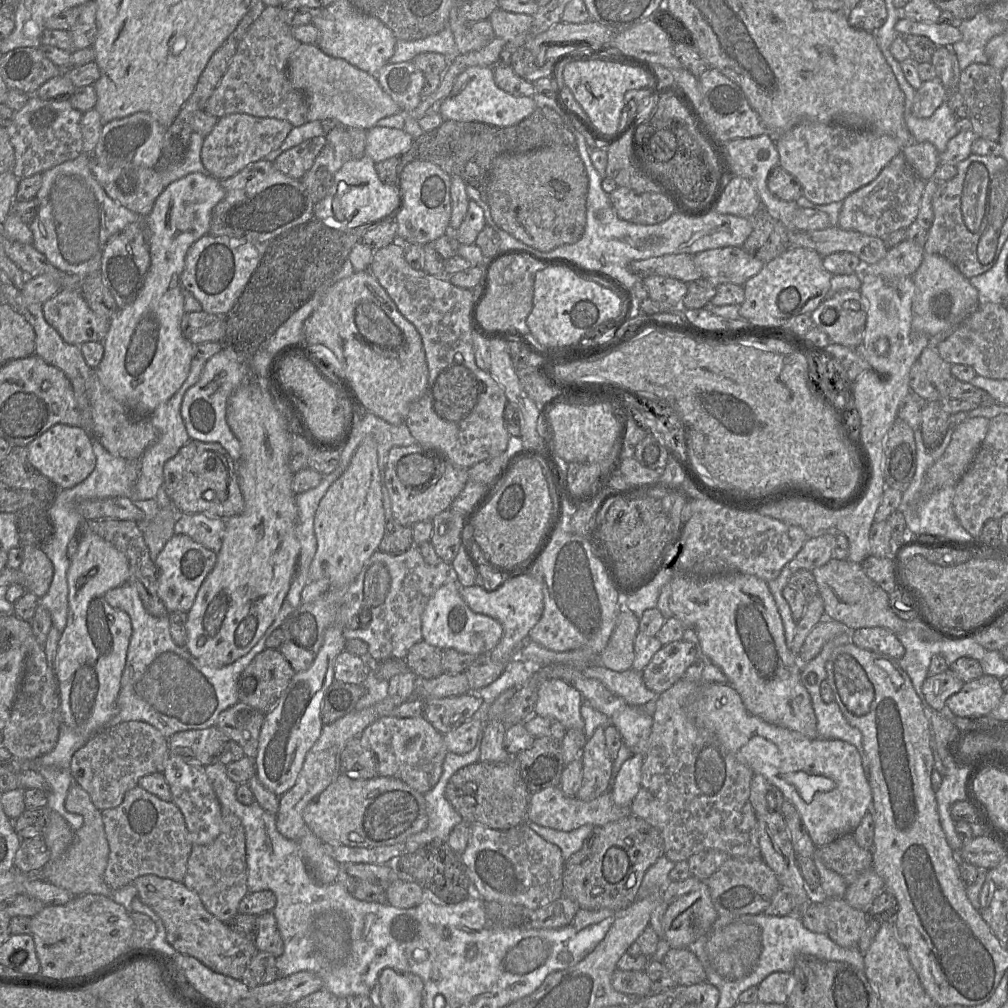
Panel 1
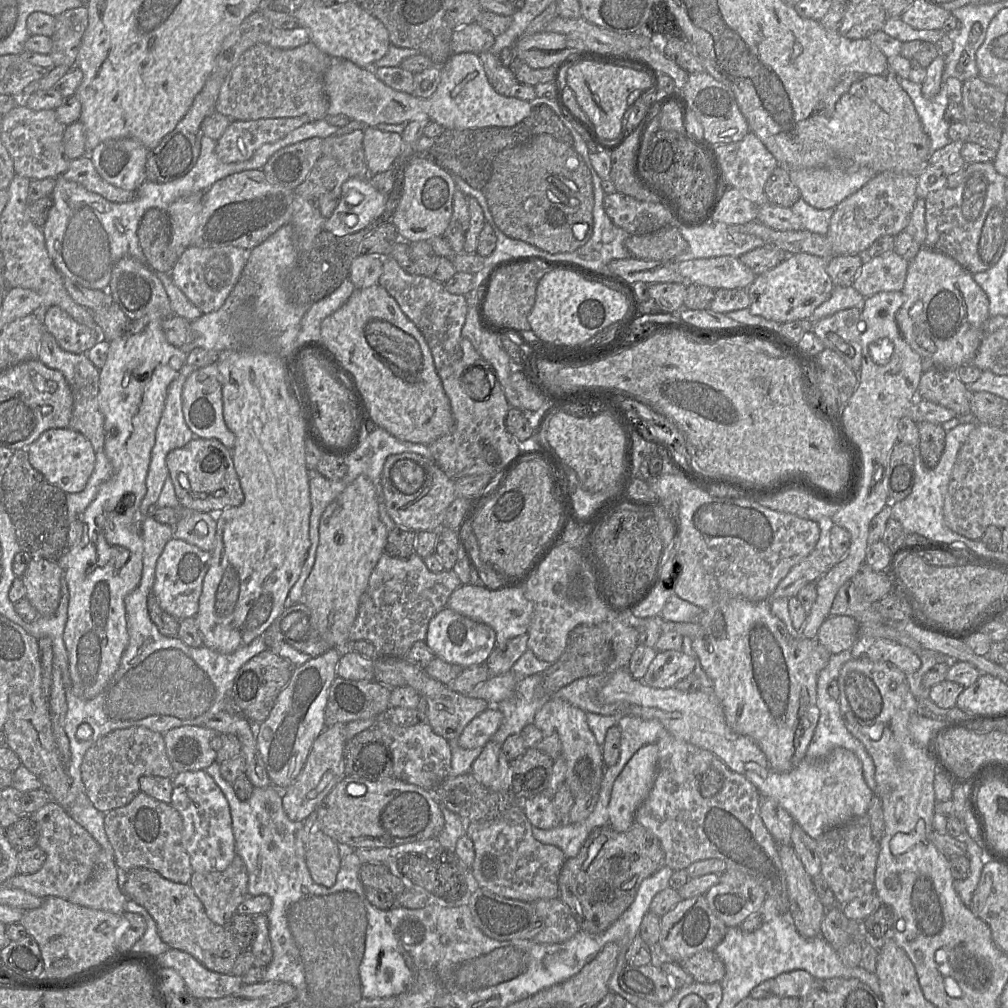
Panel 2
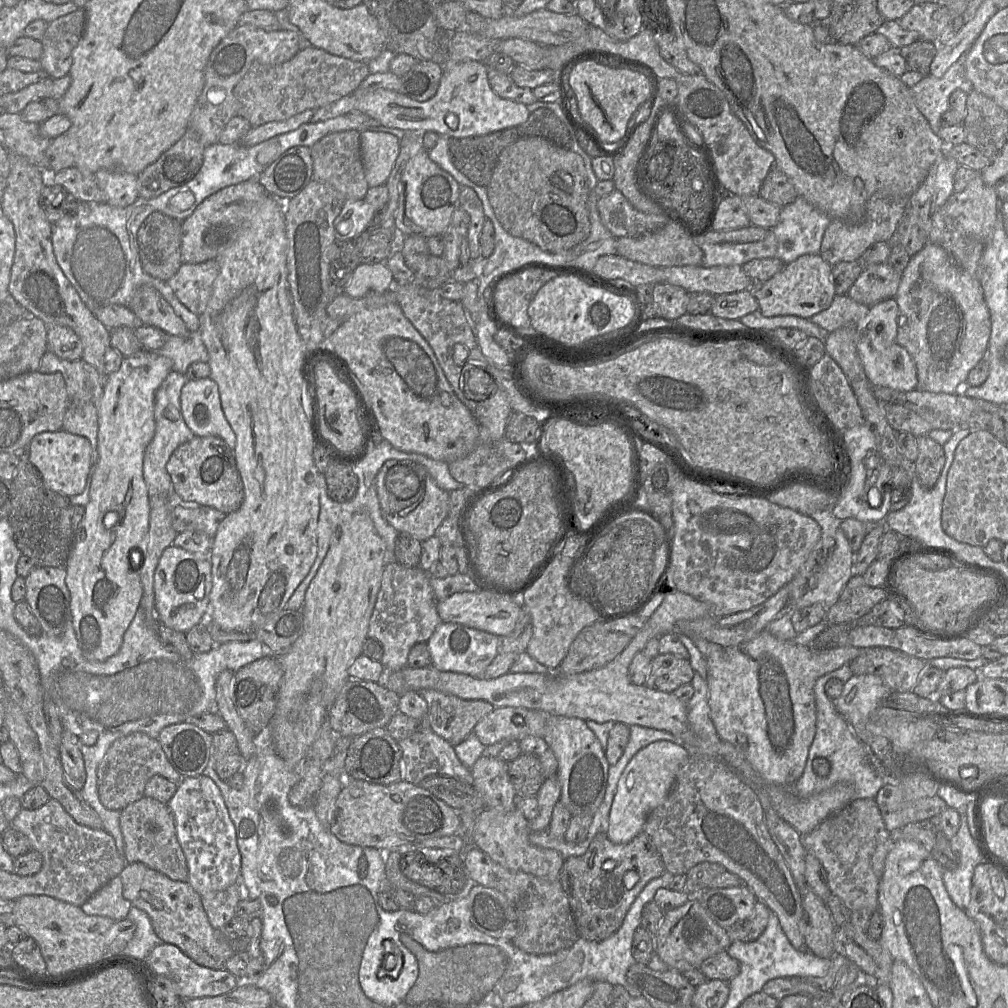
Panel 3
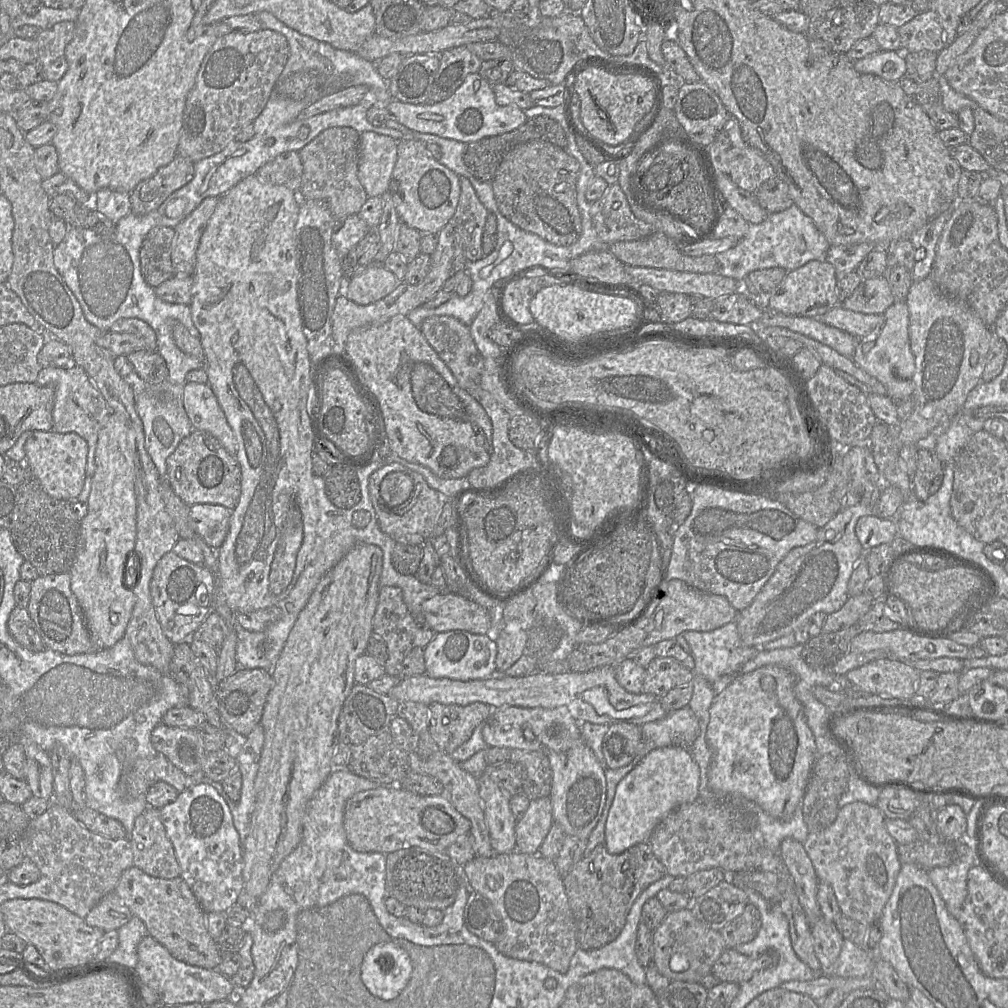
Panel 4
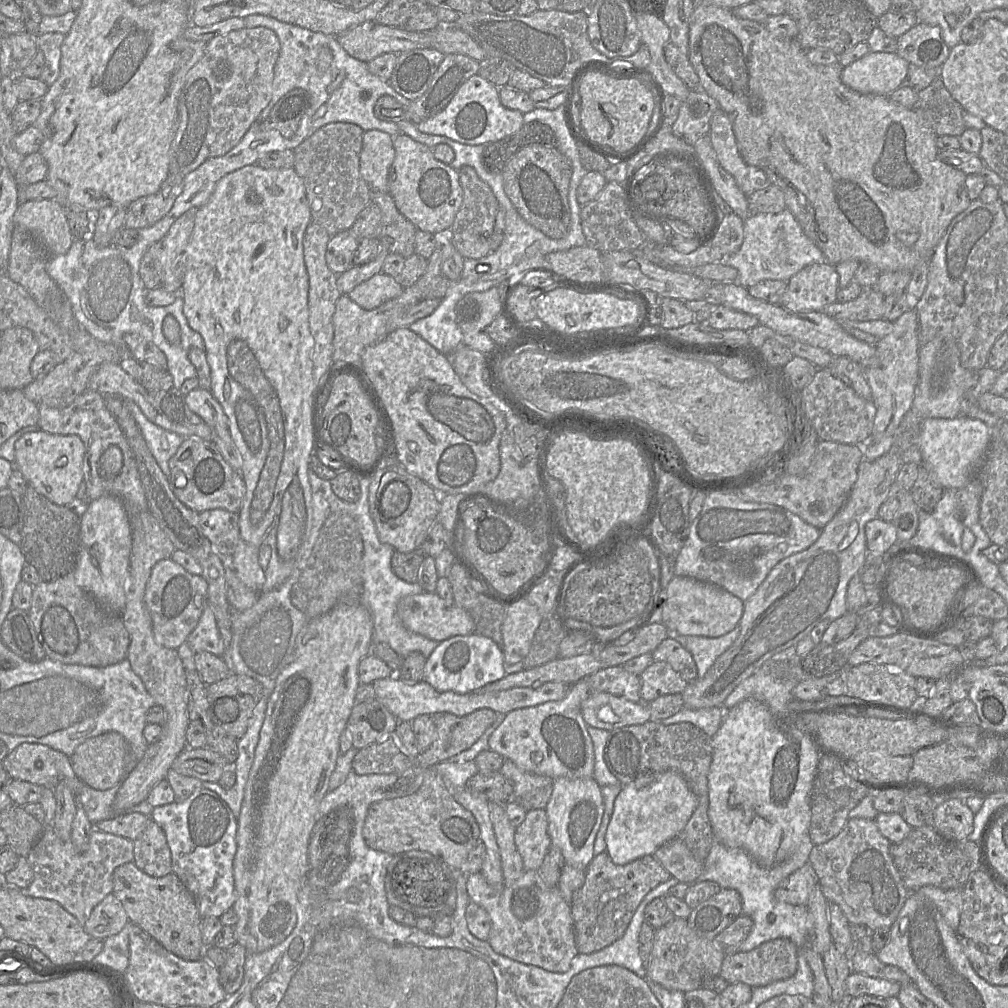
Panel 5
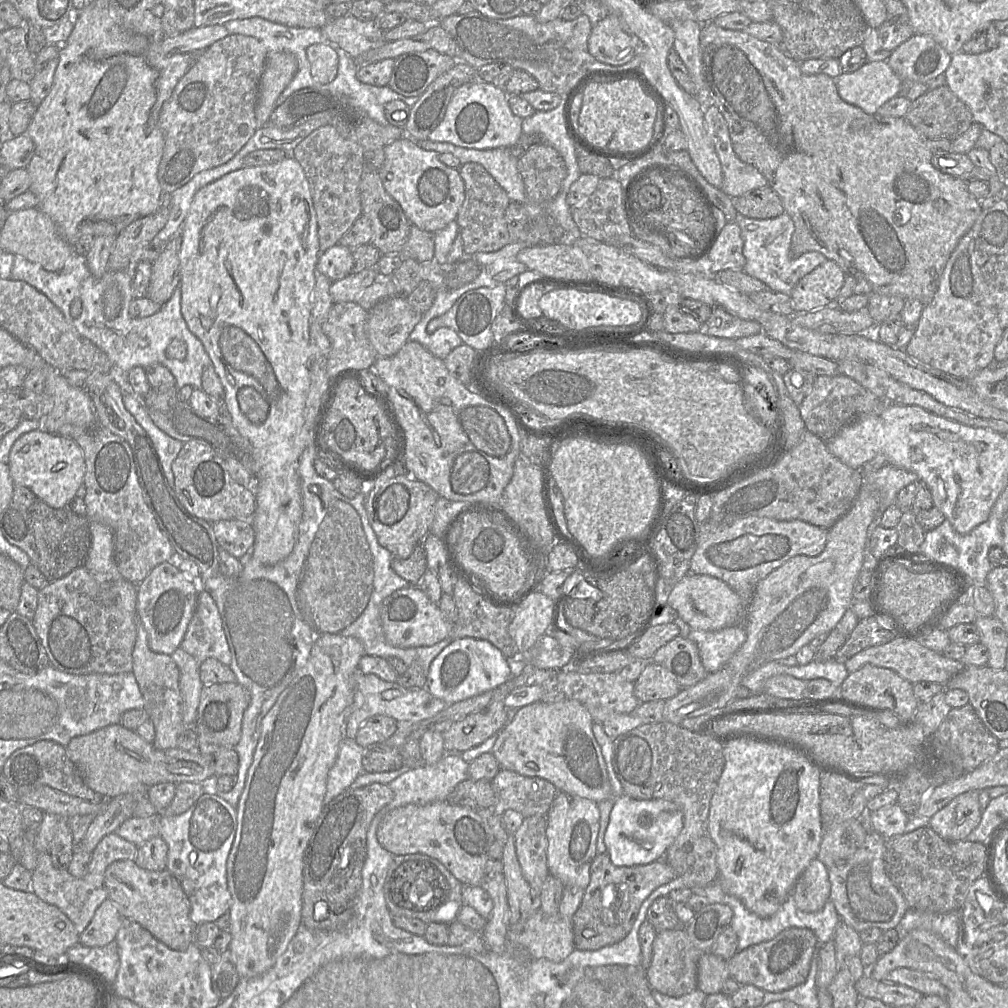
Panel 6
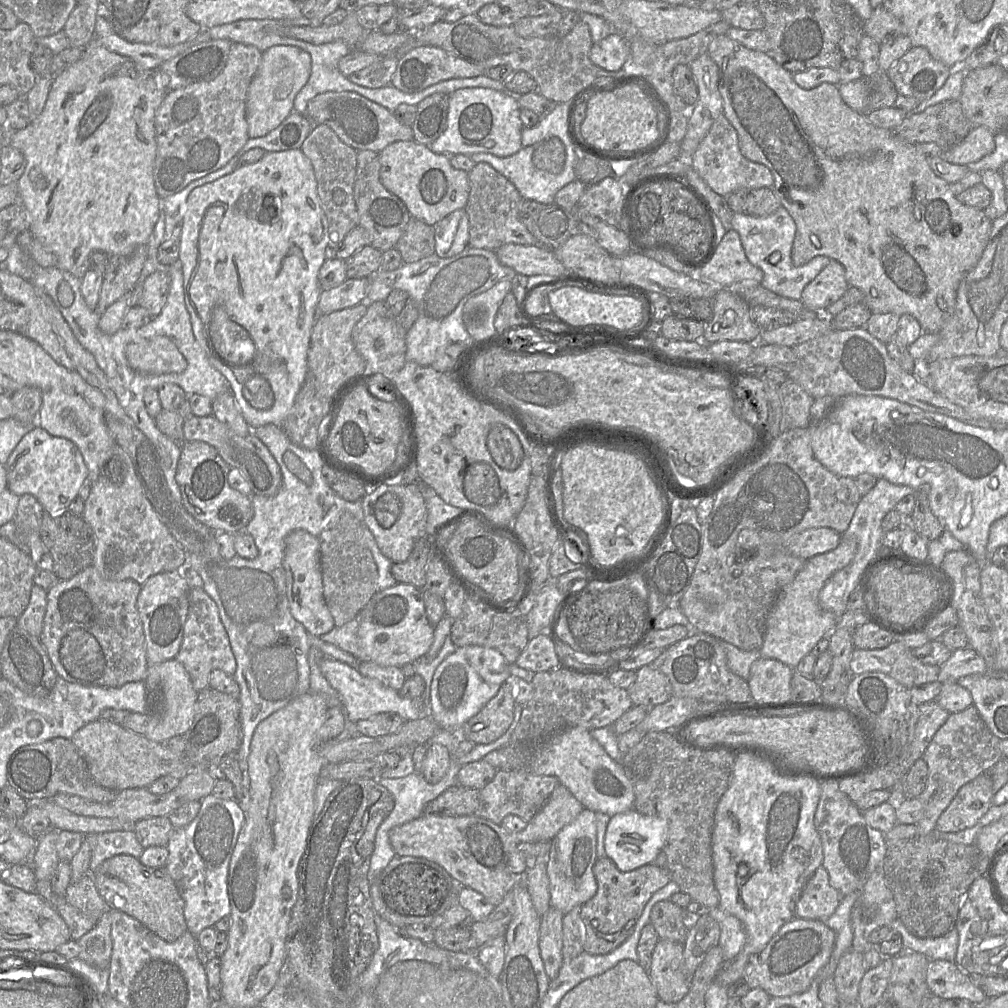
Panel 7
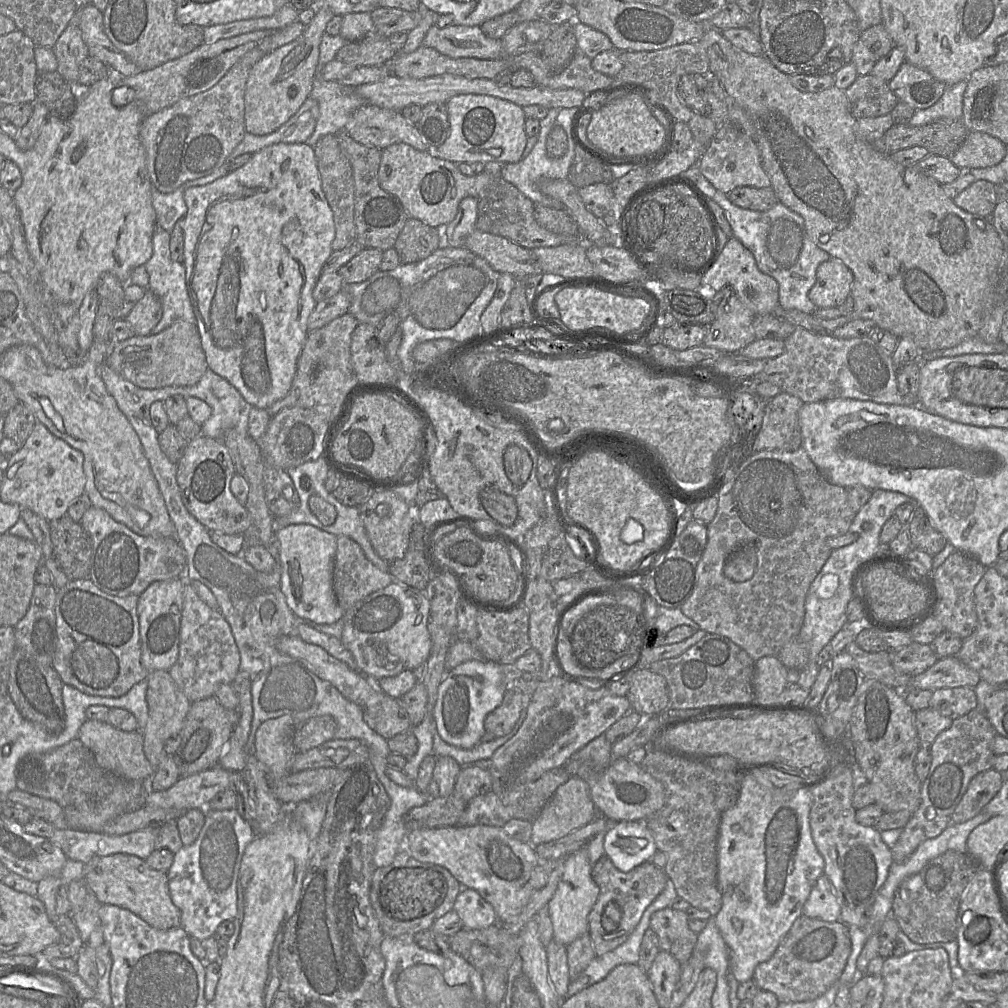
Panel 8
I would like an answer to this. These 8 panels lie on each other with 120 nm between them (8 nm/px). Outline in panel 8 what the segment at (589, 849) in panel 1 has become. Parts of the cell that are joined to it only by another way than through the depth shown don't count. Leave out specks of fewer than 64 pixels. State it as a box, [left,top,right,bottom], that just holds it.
[588,856,667,956]

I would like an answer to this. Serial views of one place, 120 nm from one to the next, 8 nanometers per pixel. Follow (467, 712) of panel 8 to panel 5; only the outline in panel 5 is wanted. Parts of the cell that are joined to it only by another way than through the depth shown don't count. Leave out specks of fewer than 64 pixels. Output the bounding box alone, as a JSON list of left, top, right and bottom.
[423,633,506,693]

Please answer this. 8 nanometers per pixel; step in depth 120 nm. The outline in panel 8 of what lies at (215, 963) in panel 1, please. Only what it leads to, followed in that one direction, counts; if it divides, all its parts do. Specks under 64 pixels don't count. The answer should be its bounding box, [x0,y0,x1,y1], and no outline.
[84,853,180,930]

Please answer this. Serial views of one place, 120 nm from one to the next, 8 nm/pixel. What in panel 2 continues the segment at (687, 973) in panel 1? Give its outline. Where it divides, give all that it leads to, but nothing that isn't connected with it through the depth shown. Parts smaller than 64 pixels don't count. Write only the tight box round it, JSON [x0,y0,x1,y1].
[680,950,725,983]

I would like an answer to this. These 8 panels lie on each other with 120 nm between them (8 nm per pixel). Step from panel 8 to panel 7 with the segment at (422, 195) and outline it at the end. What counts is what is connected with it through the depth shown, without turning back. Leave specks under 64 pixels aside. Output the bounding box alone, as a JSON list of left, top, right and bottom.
[379,140,470,226]

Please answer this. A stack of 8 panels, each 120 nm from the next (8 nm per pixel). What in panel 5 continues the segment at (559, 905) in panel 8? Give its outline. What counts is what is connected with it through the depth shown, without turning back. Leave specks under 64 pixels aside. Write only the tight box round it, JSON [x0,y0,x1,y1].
[545,778,604,870]

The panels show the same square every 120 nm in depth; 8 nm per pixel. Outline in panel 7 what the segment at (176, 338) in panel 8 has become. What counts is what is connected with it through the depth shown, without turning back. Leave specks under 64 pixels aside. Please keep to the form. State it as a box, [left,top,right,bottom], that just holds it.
[125,336,187,374]

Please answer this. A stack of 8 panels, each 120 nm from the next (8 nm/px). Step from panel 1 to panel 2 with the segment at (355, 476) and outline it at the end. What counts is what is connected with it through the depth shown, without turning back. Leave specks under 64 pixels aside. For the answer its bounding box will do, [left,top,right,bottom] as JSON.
[303,475,388,653]

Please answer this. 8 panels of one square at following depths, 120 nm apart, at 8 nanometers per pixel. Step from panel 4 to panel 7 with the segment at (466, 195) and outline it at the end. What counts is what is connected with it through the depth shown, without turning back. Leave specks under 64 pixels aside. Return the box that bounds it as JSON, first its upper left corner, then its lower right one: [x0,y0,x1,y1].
[465,163,537,251]

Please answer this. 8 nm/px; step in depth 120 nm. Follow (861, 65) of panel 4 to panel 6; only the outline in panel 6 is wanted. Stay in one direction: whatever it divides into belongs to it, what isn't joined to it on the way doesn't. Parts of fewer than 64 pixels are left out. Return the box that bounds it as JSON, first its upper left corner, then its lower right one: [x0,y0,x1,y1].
[835,60,902,115]

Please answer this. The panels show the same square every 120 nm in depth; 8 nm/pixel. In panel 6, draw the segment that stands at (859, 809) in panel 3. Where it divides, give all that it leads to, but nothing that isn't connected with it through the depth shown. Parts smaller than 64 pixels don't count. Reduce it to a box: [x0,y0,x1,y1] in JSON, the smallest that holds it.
[828,830,908,933]

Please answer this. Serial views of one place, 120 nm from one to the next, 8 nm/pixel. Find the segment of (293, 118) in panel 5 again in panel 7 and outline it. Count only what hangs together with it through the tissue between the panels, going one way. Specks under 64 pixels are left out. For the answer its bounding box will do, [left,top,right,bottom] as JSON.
[306,92,413,153]

